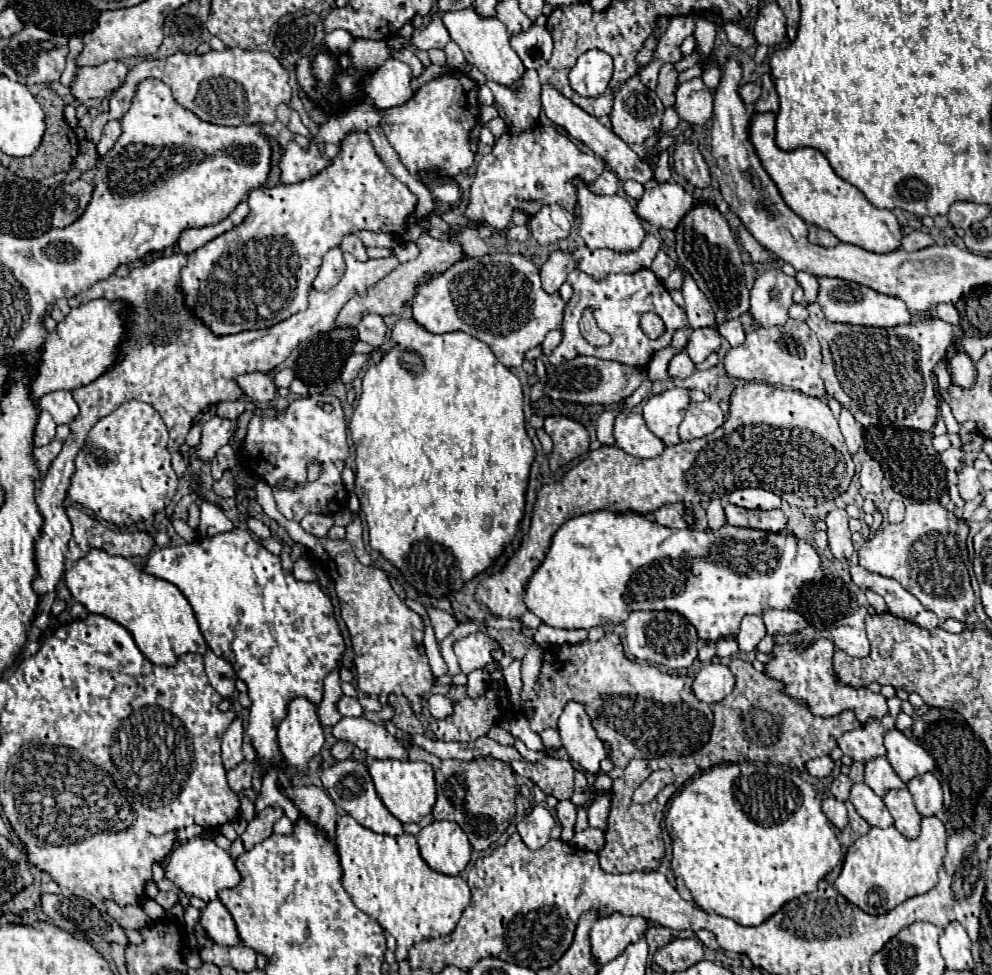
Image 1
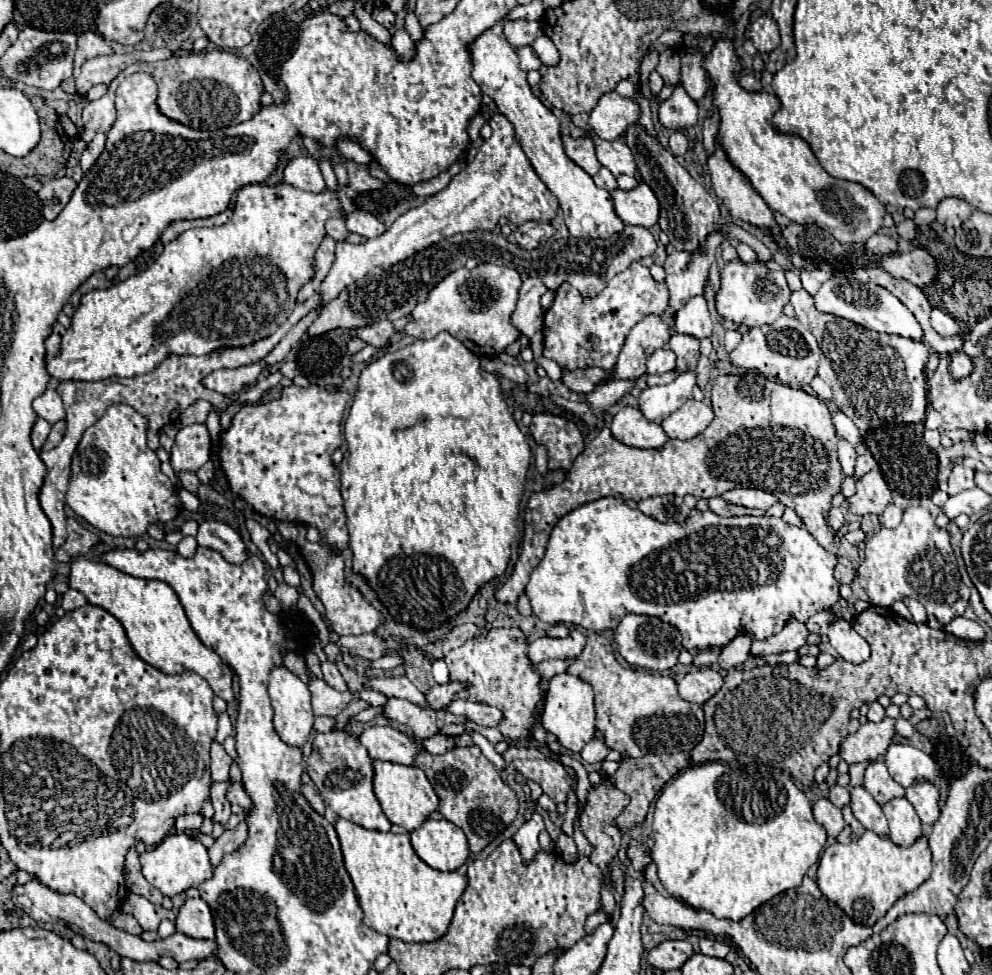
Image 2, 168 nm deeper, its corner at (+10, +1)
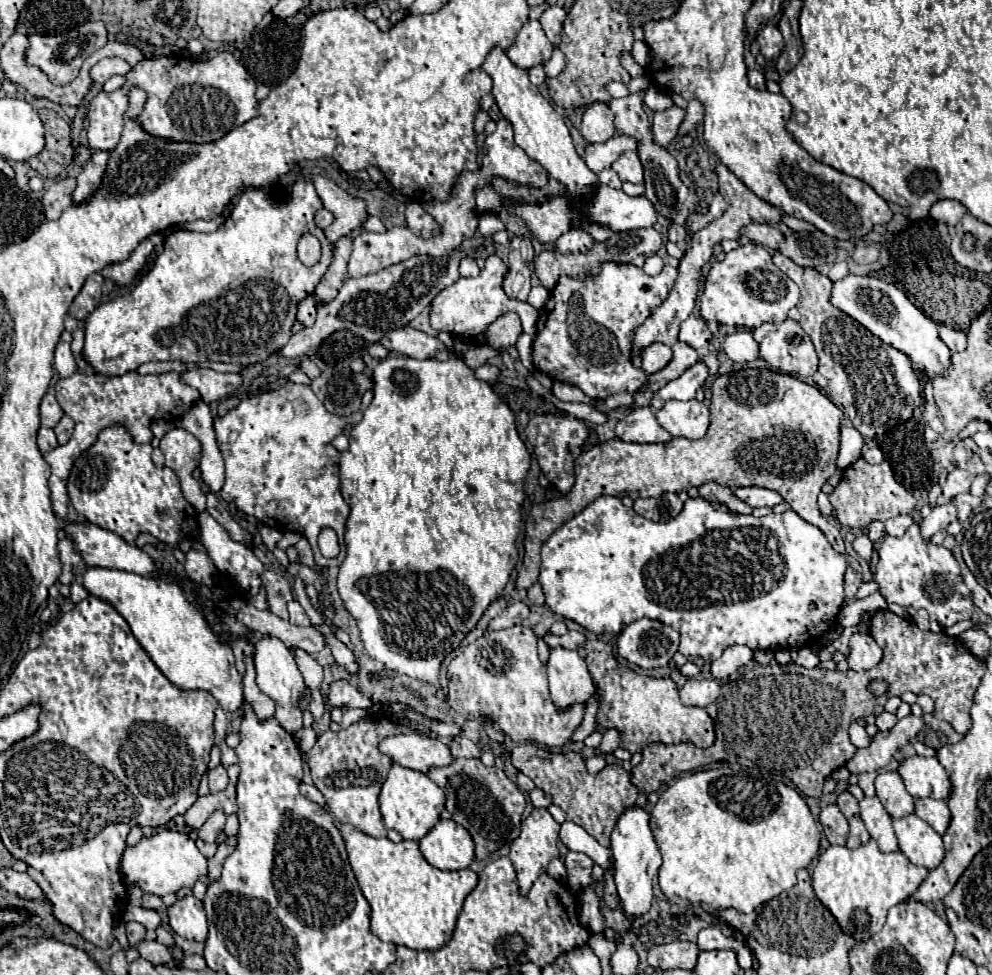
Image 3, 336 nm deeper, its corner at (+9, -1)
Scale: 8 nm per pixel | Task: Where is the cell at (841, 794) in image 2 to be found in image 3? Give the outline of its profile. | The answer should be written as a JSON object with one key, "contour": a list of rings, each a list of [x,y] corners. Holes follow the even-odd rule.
{"contour":[[[842,792],[842,794],[838,794],[836,804],[838,804],[838,808],[842,810],[842,814],[844,814],[846,818],[856,816],[858,810],[860,810],[860,808],[858,808],[858,800],[856,800],[850,792]]]}

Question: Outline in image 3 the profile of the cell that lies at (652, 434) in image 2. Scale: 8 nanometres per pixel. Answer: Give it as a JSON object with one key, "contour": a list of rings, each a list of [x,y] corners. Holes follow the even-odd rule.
{"contour":[[[634,408],[616,424],[616,436],[624,442],[638,444],[654,444],[668,442],[672,436],[658,424],[654,412],[646,408]]]}

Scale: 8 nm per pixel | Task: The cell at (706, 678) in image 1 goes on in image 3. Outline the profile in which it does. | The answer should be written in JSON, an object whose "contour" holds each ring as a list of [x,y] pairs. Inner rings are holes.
{"contour":[[[688,678],[686,684],[680,688],[680,698],[686,706],[700,706],[706,708],[712,704],[720,694],[720,684],[710,678],[710,680],[698,680],[698,678]]]}

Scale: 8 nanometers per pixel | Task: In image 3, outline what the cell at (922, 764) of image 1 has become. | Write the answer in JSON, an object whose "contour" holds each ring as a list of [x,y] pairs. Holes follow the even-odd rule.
{"contour":[[[910,756],[900,762],[898,774],[902,776],[902,782],[906,790],[914,798],[940,798],[946,800],[950,794],[950,778],[944,770],[944,766],[938,762],[936,756],[924,758],[924,756]]]}

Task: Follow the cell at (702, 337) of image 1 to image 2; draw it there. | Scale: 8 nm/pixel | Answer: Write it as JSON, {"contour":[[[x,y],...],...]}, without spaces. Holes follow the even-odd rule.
{"contour":[[[673,334],[669,340],[669,348],[677,356],[677,366],[675,372],[687,372],[695,370],[697,360],[699,360],[699,340],[693,336],[683,336],[683,334]]]}

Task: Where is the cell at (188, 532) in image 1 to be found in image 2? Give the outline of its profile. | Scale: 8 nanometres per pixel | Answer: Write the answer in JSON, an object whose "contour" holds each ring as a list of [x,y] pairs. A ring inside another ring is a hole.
{"contour":[[[185,536],[177,546],[177,554],[183,558],[191,558],[195,554],[195,550],[197,550],[197,540],[193,536]]]}

